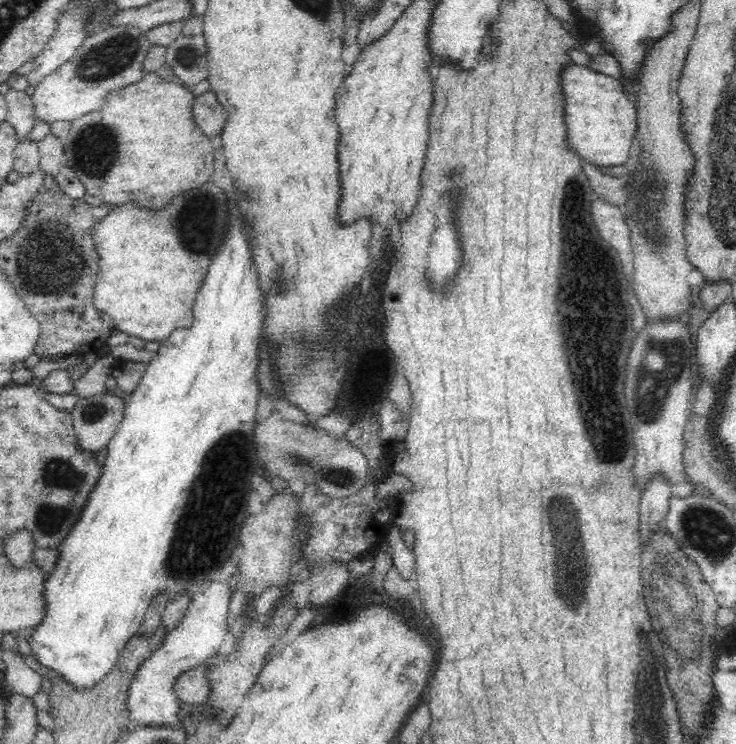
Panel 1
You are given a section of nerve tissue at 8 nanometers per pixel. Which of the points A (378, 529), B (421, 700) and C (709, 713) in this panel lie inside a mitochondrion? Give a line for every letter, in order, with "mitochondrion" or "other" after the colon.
A: other
B: other
C: other

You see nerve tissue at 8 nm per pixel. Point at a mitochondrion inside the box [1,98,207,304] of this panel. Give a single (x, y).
(48, 260)

